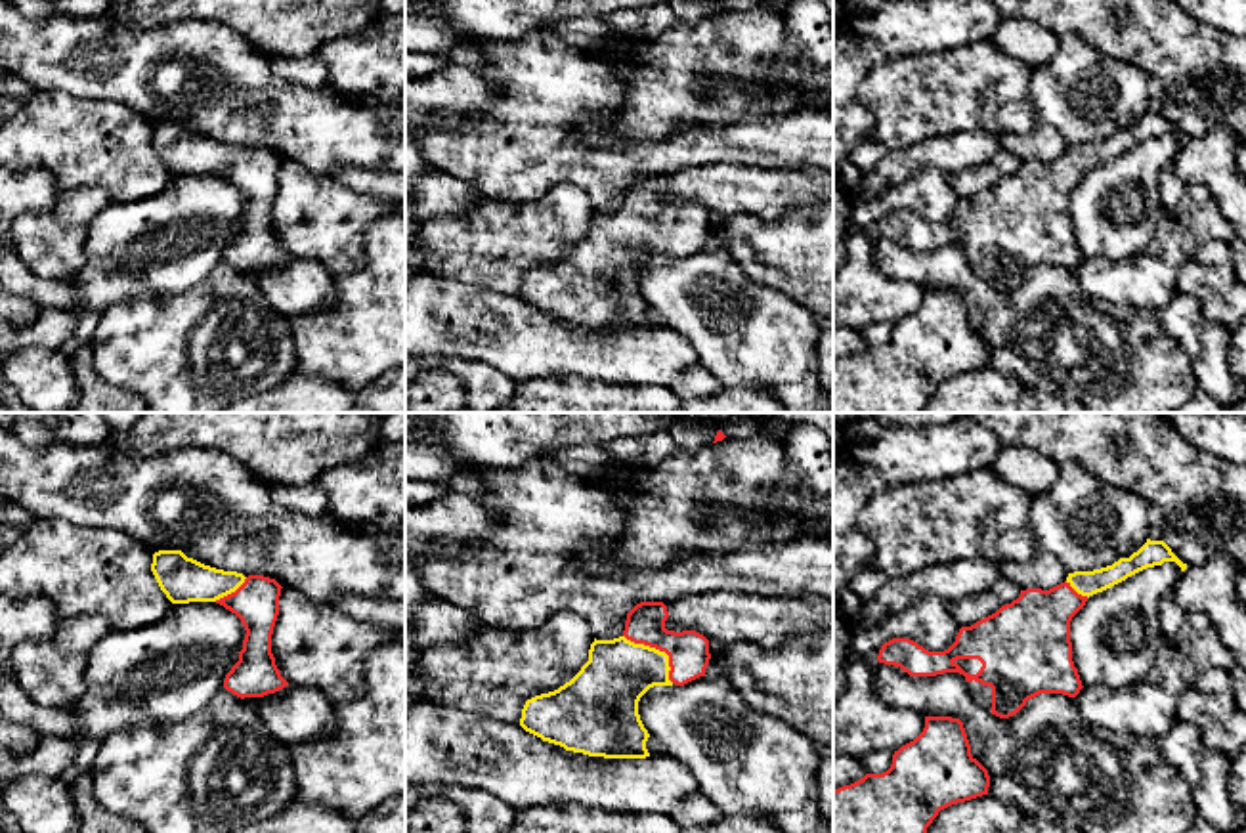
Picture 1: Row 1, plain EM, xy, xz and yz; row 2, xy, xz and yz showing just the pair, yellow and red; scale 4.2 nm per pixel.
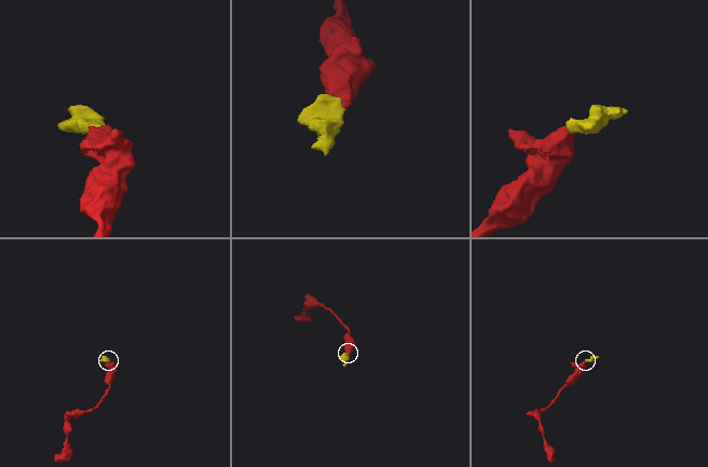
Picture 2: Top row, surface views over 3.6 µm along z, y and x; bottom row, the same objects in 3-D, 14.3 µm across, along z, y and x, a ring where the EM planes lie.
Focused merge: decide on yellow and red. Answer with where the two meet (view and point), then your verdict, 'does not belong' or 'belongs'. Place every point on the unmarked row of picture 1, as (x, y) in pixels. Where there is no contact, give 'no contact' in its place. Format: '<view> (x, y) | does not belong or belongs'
xz (658, 222) | belongs

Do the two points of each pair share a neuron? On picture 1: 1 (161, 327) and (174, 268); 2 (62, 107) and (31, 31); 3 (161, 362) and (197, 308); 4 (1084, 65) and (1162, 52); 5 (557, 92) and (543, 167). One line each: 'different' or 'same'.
1: different
2: different
3: same
4: different
5: same

